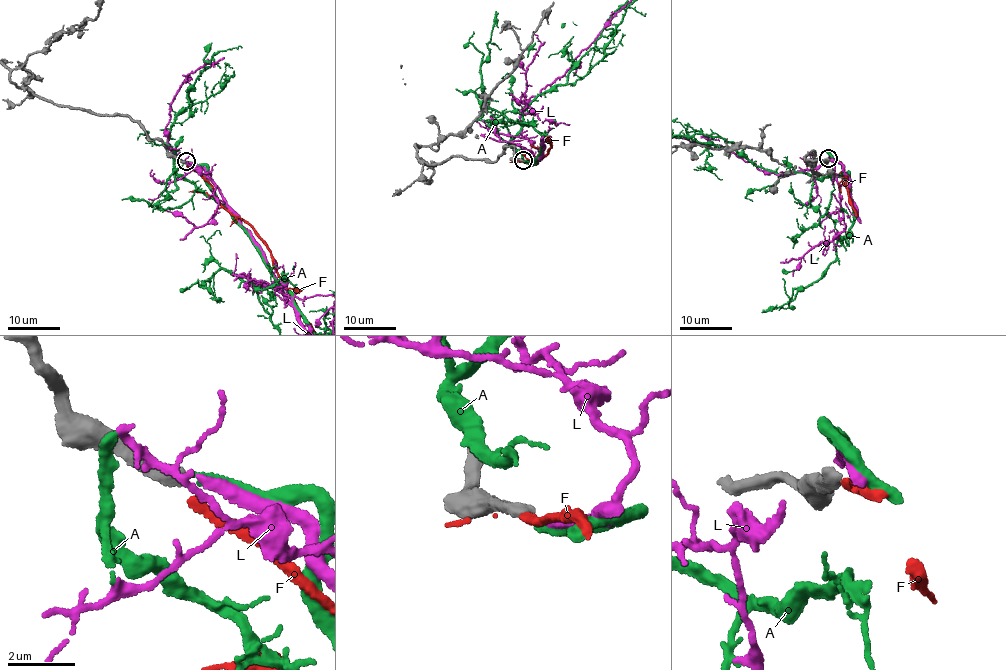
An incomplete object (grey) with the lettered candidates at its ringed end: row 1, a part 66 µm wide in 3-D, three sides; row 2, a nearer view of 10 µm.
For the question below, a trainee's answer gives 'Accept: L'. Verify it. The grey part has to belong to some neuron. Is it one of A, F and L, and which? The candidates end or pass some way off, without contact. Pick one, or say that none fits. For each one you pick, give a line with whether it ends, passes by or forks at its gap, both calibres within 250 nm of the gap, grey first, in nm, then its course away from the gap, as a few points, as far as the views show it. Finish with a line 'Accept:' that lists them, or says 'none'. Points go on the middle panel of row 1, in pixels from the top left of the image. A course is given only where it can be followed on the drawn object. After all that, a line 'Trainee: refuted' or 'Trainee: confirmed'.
L: it ends there; 400 nm thick on the grey side, 260 nm on the other
Accept: L
Trainee: confirmed

